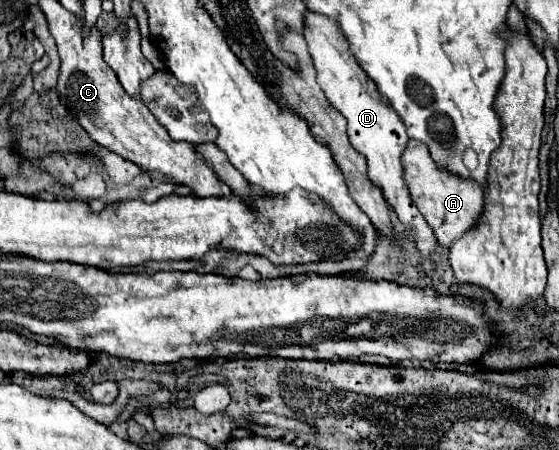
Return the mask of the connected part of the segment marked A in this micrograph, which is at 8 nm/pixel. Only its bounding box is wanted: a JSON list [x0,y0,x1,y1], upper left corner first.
[403,141,483,249]

